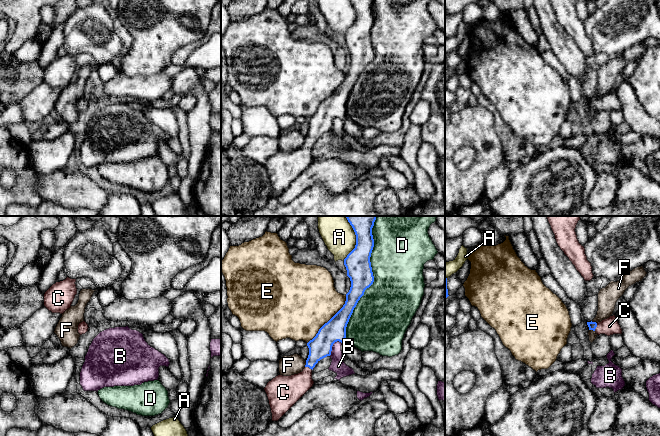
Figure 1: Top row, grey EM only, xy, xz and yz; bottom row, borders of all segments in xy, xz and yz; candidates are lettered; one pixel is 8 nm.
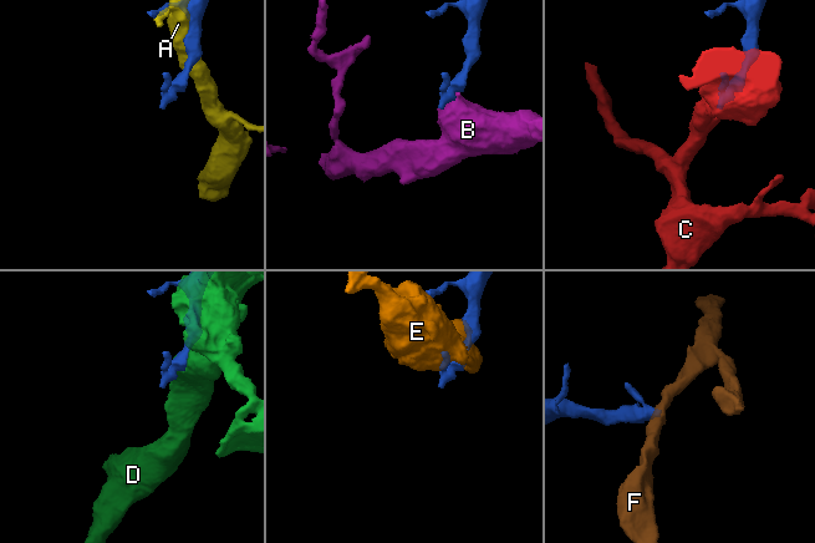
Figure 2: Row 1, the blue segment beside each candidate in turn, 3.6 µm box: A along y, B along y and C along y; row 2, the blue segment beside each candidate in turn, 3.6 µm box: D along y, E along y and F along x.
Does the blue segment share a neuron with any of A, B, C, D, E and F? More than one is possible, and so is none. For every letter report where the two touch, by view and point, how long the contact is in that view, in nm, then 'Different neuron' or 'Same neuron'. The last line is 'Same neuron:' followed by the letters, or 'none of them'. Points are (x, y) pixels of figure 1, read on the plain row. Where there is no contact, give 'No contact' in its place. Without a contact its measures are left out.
A: Touches blue at xz (356, 18). Shared border 300 nm. Different neuron
B: Touches blue at xz (332, 121). Shared border 150 nm. Different neuron
C: Touches blue at yz (596, 102). Shared border 70 nm. Same neuron
D: Touches blue at xz (372, 59). Shared border 1000 nm. Different neuron
E: Touches blue at xz (330, 95). Shared border 500 nm. Different neuron
F: Touches blue at xz (306, 139). Shared border 60 nm. Different neuron
Same neuron: C

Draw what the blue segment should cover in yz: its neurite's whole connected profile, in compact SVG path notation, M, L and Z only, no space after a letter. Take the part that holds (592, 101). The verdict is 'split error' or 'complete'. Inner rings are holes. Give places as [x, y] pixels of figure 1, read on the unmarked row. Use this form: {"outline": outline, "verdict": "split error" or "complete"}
{"outline": "M615 91L610 92L607 95L602 96L601 98L587 98L589 106L593 106L596 110L605 110L607 112L613 110L622 110L622 105L615 93Z", "verdict": "split error"}

